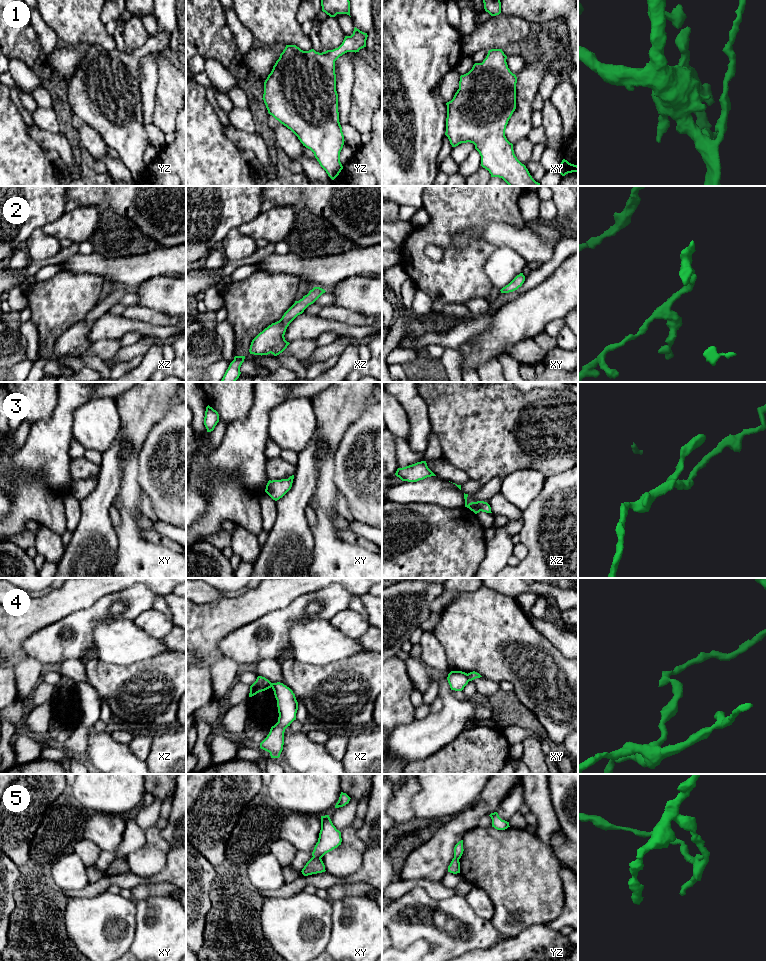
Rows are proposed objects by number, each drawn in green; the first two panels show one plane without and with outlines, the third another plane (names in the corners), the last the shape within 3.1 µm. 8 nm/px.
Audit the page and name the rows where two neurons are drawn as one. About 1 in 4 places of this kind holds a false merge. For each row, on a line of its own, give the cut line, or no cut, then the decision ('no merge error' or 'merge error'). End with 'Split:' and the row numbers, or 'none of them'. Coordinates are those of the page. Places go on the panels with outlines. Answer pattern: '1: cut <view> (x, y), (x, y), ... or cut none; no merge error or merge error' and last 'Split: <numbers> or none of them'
1: cut none; no merge error
2: cut none; no merge error
3: cut none; no merge error
4: cut xy (467, 674), (470, 680); merge error
5: cut xy (313, 856), (320, 859); merge error
Split: 4, 5

